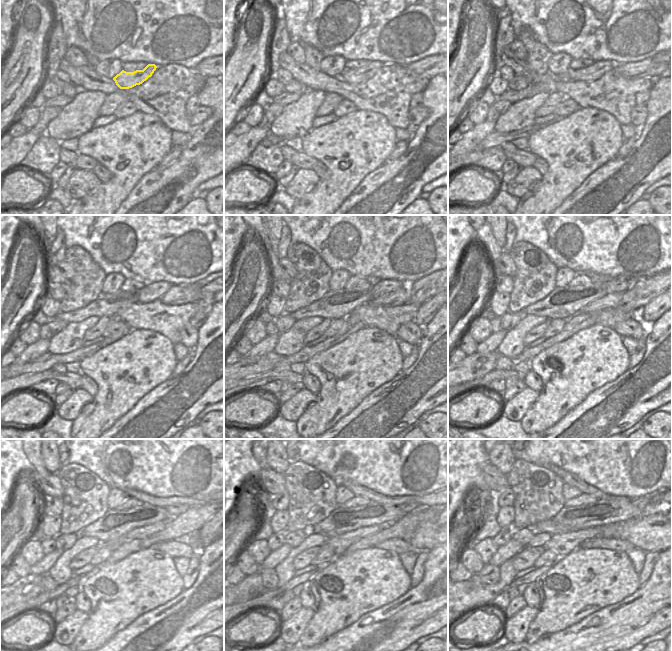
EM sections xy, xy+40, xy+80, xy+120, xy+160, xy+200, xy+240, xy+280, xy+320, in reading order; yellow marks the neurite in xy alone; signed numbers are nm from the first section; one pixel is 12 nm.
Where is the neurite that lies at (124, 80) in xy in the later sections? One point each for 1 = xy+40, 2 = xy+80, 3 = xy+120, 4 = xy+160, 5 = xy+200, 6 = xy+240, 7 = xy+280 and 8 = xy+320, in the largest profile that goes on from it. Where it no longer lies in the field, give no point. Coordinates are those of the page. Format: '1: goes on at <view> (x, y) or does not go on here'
1: goes on at xy+40 (352, 76)
2: goes on at xy+80 (595, 71)
3: goes on at xy+120 (153, 291)
4: goes on at xy+160 (382, 287)
5: goes on at xy+200 (619, 284)
6: goes on at xy+240 (174, 510)
7: goes on at xy+280 (406, 508)
8: goes on at xy+320 (641, 502)

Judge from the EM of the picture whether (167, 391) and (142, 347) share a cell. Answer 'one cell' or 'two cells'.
two cells

